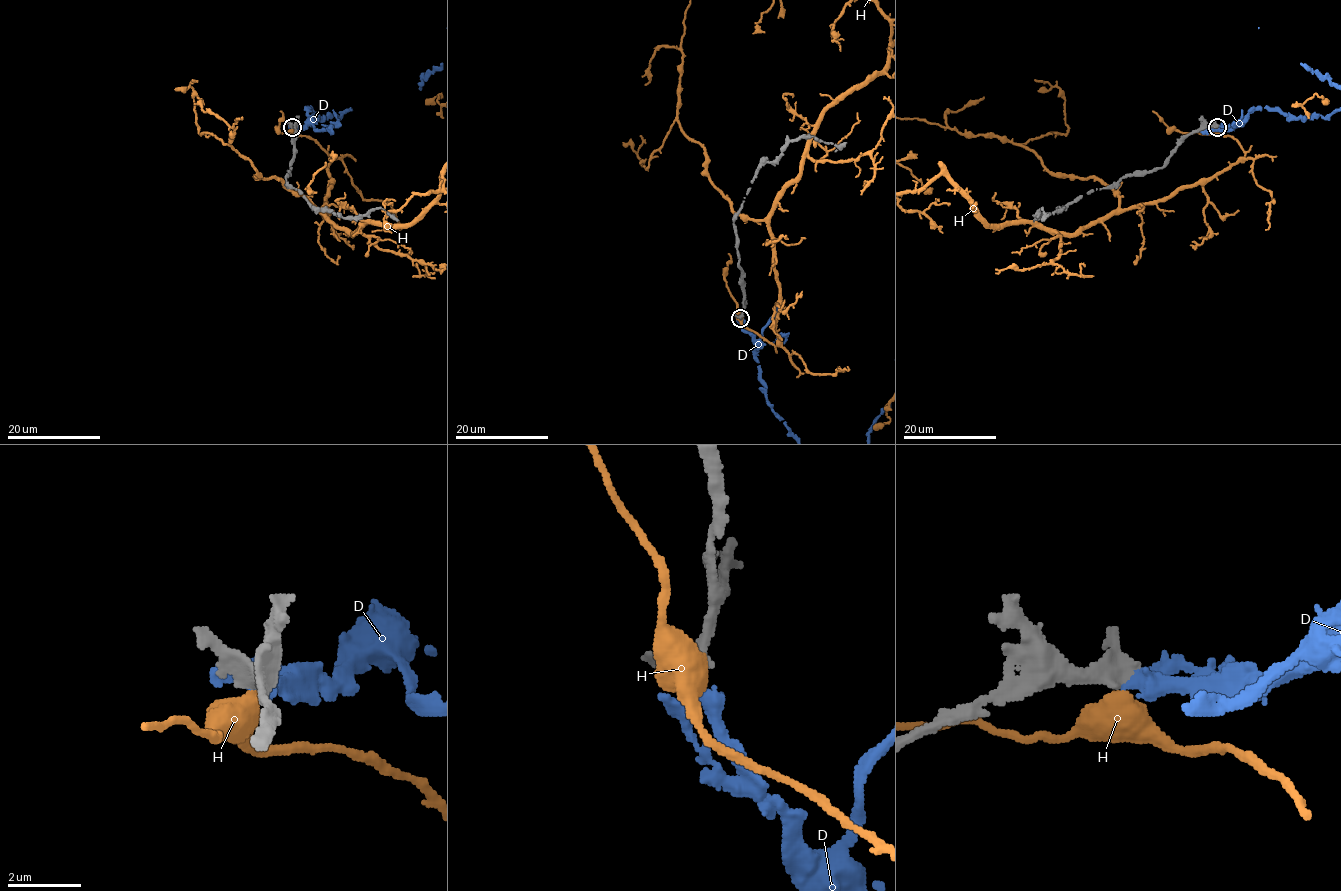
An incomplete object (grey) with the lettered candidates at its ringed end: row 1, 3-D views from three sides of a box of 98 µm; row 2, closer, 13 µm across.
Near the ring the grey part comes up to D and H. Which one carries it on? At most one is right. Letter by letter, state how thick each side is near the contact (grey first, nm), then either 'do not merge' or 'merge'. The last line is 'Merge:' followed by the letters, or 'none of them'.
D: 360 nm thick on the grey side, 440 nm on the other; merge
H: 360 nm thick on the grey side, 700 nm on the other; do not merge
Merge: D

